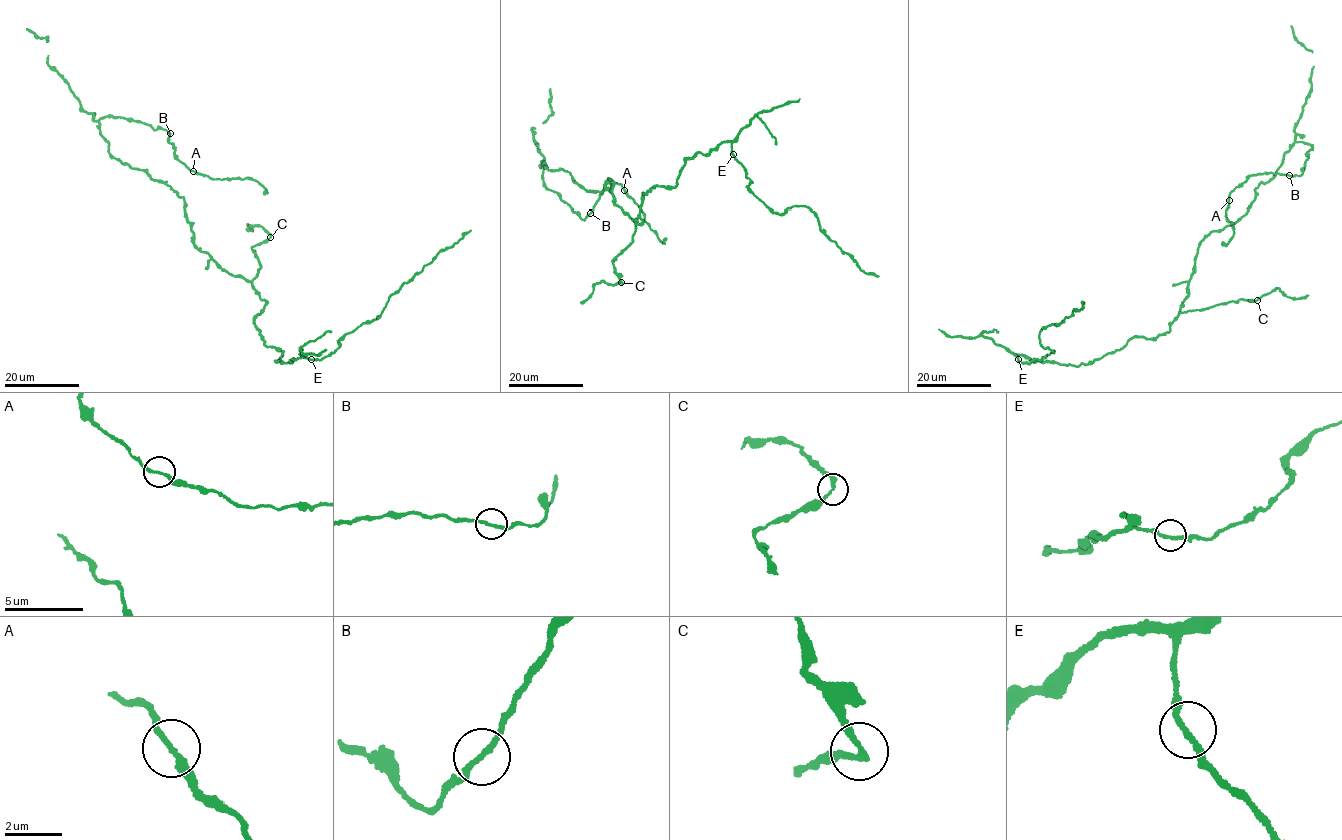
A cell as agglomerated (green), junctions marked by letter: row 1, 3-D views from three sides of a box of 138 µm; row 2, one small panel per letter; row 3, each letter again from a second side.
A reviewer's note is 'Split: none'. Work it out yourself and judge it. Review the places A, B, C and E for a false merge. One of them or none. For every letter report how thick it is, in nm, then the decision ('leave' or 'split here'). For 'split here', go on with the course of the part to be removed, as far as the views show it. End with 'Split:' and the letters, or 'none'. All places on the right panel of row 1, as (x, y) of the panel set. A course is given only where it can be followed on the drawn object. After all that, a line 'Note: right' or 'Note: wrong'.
A: 180 nm thick; leave
B: 190 nm thick; leave
C: 190 nm thick; leave
E: 190 nm thick; leave
Split: none
Note: right

